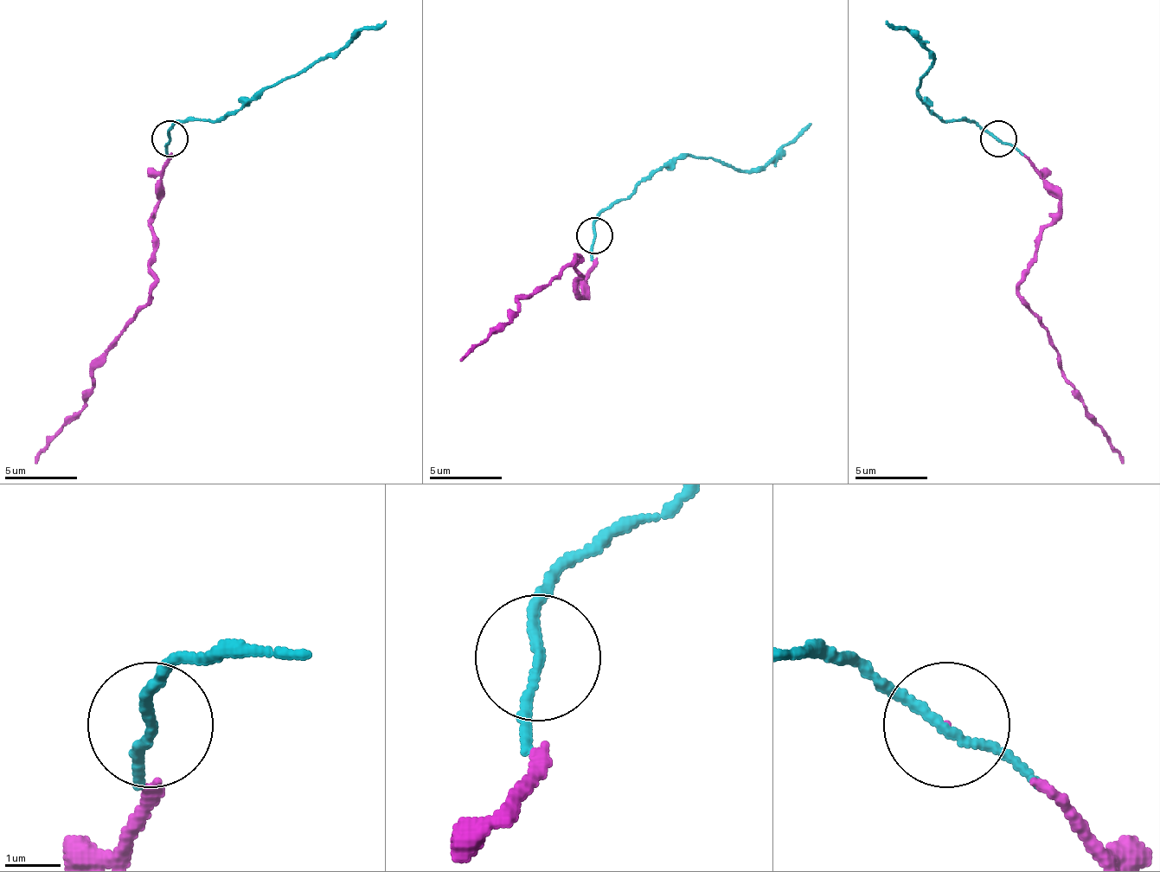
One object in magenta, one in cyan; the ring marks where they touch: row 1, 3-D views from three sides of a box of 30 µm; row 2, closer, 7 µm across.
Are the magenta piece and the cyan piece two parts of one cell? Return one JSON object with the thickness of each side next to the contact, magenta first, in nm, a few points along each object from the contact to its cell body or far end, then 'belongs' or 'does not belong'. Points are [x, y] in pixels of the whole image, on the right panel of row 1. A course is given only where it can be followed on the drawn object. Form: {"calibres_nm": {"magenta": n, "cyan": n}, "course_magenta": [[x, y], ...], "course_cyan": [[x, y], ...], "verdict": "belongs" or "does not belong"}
{"calibres_nm": {"magenta": 20, "cyan": 160}, "course_magenta": [[997, 139], [1059, 201], [1019, 299], [1124, 462]], "course_cyan": [[997, 139], [975, 121], [943, 121], [928, 106], [917, 92], [932, 55], [906, 30], [895, 30], [885, 19]], "verdict": "does not belong"}

